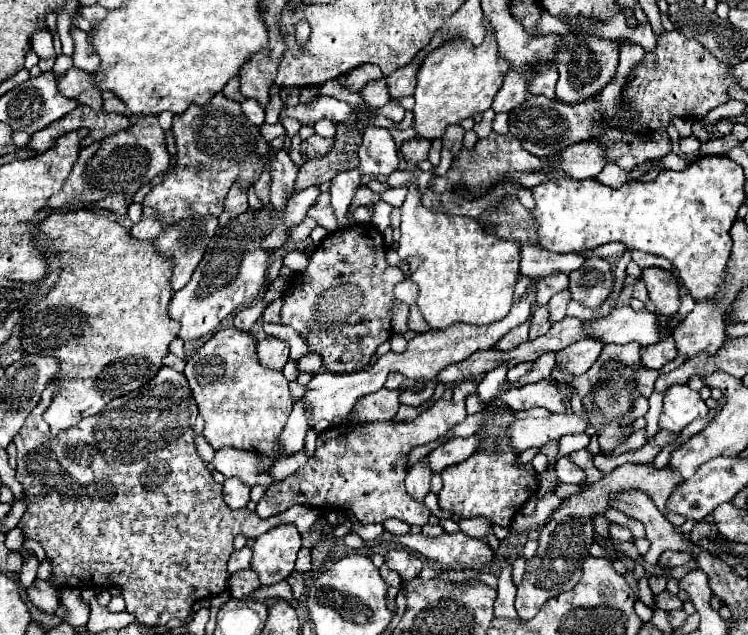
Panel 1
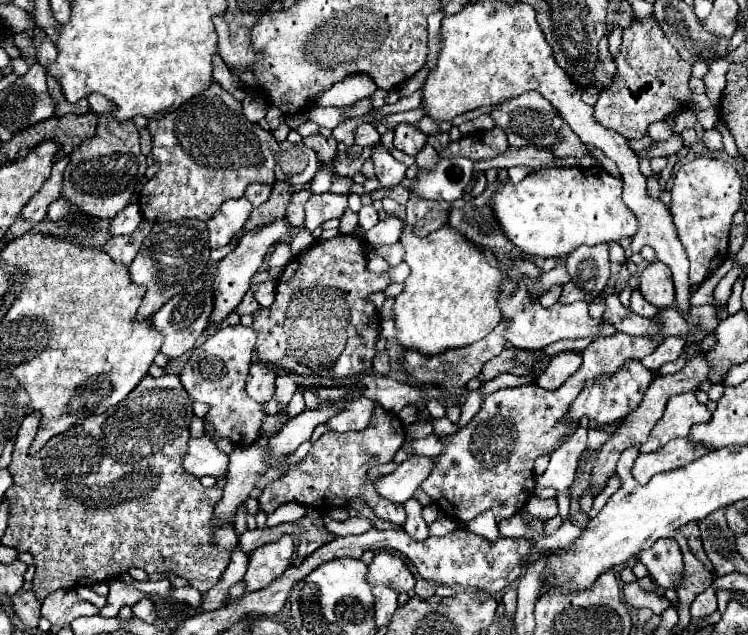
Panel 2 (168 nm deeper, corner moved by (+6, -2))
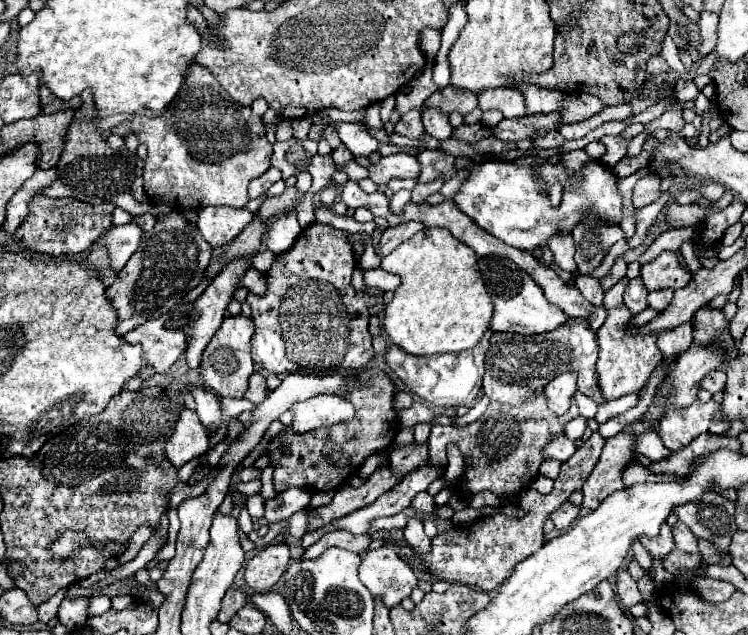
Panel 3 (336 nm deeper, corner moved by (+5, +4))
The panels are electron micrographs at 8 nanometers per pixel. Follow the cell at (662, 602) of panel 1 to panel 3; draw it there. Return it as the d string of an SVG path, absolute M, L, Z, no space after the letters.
M626 570L618 572L618 576L616 576L616 594L618 594L620 602L622 602L626 608L644 602L644 600L642 600L642 594L640 594L640 590L638 590L638 586L636 586L636 580L632 580L632 576L630 576Z

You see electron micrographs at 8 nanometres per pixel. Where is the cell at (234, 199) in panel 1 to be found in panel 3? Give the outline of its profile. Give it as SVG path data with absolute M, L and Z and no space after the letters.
M202 208L198 212L198 230L212 246L224 246L232 242L242 228L252 220L252 212L246 208Z

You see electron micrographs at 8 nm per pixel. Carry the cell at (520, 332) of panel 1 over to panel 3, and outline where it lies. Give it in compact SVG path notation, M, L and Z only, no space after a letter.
M556 234L550 238L550 250L554 254L556 264L562 270L568 272L576 272L576 264L574 264L574 242L570 234Z

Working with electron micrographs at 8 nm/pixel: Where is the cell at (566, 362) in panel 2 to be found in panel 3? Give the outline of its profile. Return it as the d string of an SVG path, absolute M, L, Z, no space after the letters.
M566 372L562 376L556 376L546 388L544 388L546 396L548 396L548 406L554 414L562 416L568 412L570 408L570 396L576 392L576 380L574 380L574 372Z

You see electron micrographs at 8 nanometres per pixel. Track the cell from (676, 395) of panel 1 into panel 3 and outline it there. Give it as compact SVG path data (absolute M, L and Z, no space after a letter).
M696 400L686 412L670 412L666 420L660 420L658 424L658 436L662 438L664 446L668 450L678 450L686 446L694 436L698 434L724 434L730 424L726 422L716 422L714 416L720 412L720 404L710 400L710 402L700 402Z

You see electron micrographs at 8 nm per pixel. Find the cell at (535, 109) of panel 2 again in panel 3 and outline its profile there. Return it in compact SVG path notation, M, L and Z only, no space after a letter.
M494 88L478 94L478 106L482 110L500 110L504 118L528 116L524 96L516 88Z

